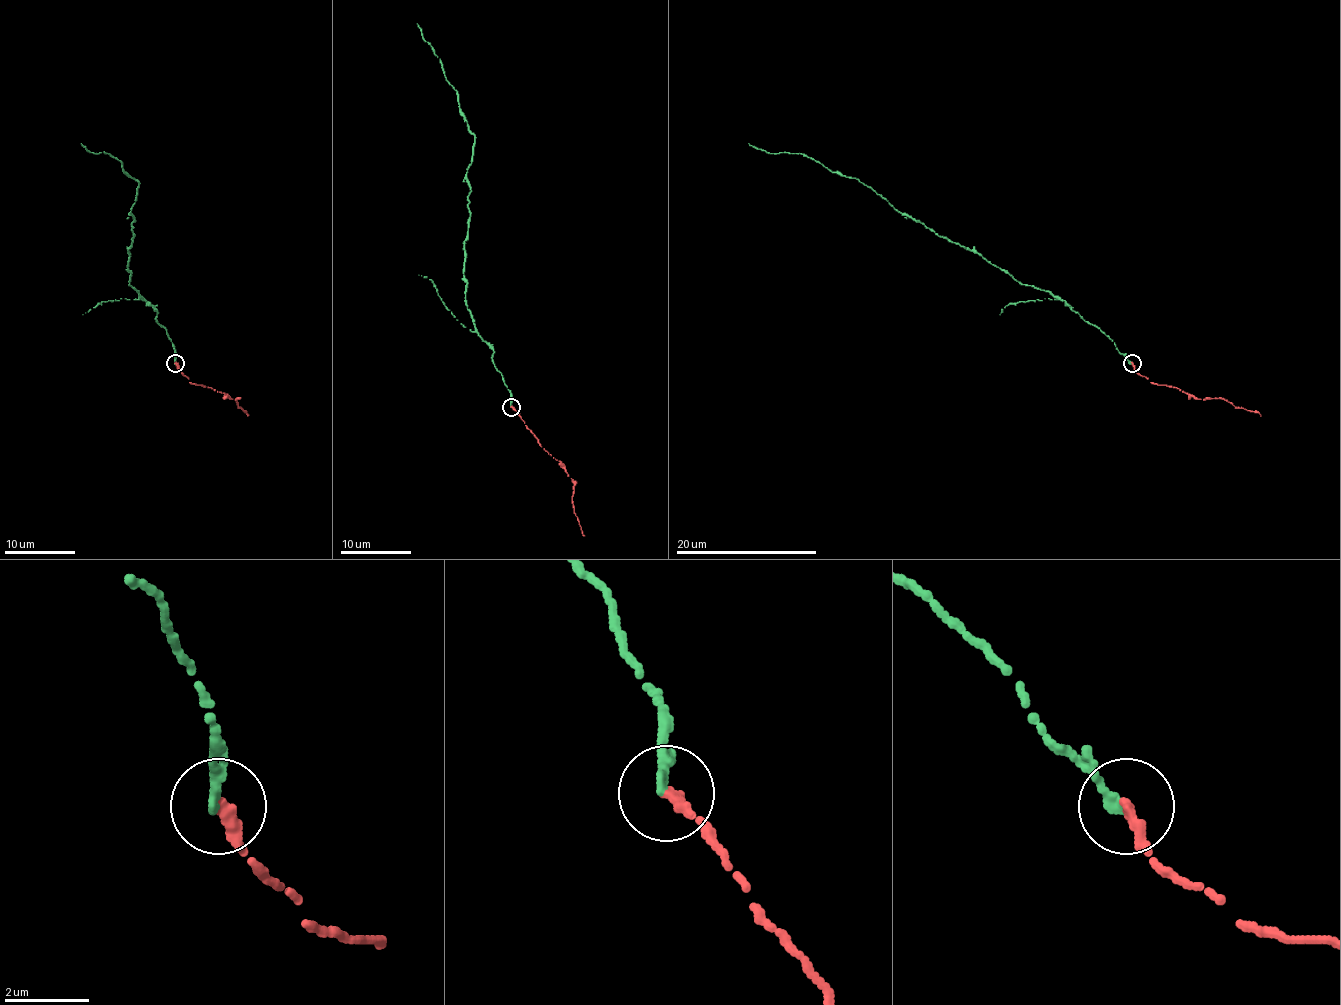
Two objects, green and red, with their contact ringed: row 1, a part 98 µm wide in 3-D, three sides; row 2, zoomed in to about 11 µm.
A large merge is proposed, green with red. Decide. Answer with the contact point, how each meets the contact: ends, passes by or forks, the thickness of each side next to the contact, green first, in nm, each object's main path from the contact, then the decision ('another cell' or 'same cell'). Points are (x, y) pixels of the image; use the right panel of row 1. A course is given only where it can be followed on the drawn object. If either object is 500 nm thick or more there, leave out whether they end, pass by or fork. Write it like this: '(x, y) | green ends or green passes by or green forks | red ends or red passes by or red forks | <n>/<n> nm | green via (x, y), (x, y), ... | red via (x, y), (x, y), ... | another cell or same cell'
(1132, 363) | green ends | red ends | 260/340 nm | green via (1131, 363), (1059, 298), (1020, 284), (976, 252), (938, 236), (856, 178), (804, 153), (768, 153), (749, 143) | red via (1131, 363), (1151, 383), (1174, 386), (1195, 398), (1225, 398), (1235, 407), (1255, 411), (1260, 416) | another cell

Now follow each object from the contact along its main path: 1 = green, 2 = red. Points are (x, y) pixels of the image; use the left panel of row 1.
1: (176, 363), (158, 312), (130, 284), (130, 212), (139, 183), (110, 153), (93, 153), (80, 143)
2: (176, 363), (190, 383), (235, 398), (237, 407), (248, 416)

